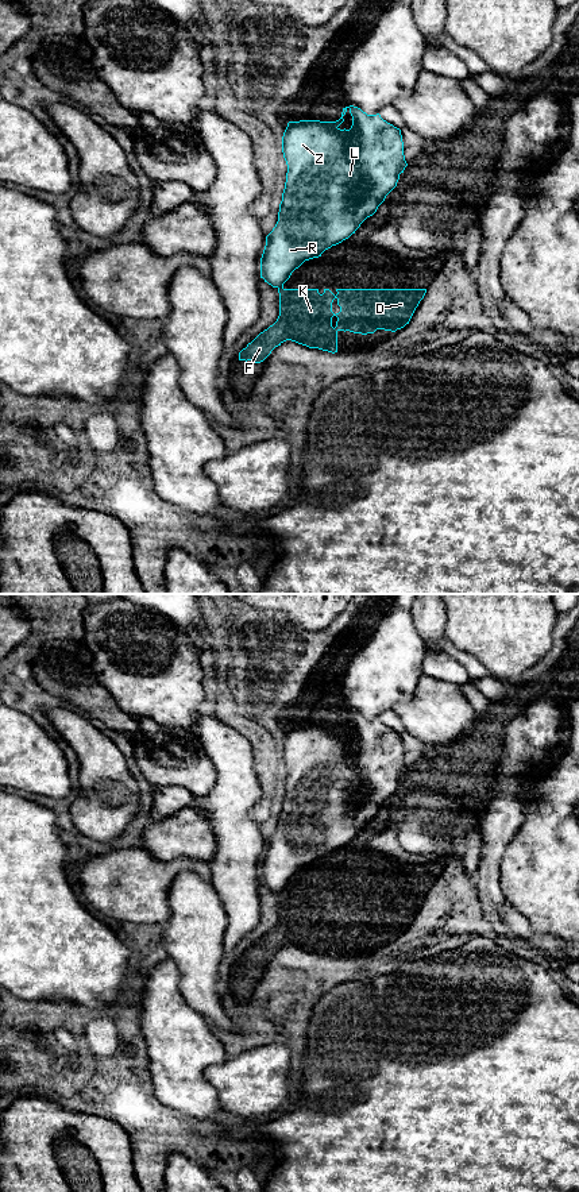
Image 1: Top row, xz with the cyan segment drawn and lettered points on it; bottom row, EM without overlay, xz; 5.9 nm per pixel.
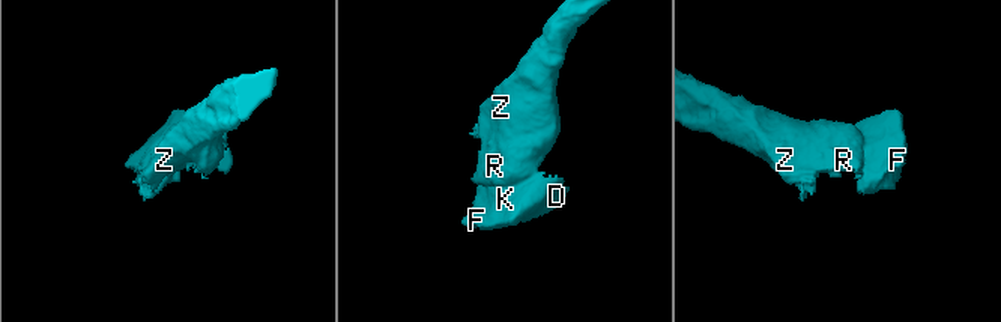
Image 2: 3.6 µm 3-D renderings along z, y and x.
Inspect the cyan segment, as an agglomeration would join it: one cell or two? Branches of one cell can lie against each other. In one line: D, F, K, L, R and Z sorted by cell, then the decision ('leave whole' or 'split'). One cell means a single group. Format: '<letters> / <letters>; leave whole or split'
D F K / L R Z; split

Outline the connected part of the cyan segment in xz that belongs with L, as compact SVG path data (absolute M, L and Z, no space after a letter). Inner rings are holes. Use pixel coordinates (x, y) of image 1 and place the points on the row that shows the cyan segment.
M343 108L336 121L289 121L282 136L287 165L286 182L279 204L278 221L266 236L260 258L260 278L281 288L305 261L348 239L373 216L386 196L397 186L408 166L401 130L360 108ZM346 112L352 116L350 130L340 130Z

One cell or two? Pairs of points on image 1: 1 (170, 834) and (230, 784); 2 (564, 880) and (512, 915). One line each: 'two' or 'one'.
1: two
2: two

